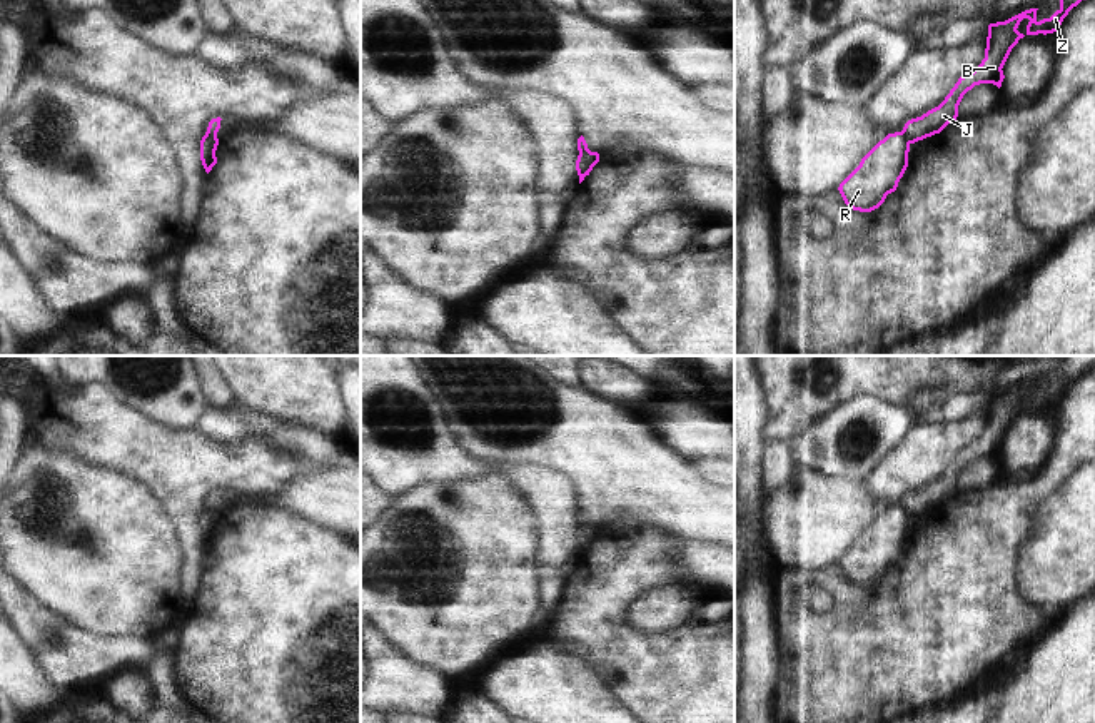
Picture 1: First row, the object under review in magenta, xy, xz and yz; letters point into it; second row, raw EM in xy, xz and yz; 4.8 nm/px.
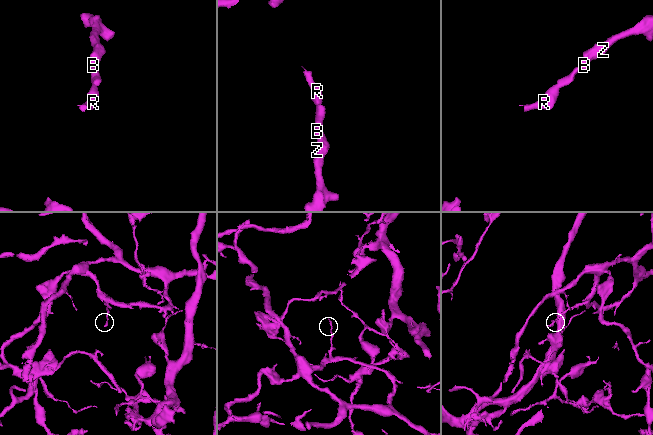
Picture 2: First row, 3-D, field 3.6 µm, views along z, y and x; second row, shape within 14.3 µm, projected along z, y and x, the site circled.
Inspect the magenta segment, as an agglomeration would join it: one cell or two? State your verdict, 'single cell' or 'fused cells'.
fused cells

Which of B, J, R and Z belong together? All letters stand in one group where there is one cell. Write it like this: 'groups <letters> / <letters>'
groups B J Z / R

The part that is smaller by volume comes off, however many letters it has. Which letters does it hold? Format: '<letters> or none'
R

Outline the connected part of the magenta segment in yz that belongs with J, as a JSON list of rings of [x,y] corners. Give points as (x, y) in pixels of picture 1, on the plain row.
[[[1070,356],[1057,369],[1060,382],[1050,392],[1038,396],[1038,382],[1030,382],[1005,396],[990,397],[985,432],[981,437],[973,446],[960,451],[938,481],[905,498],[901,506],[906,509],[908,516],[915,518],[940,508],[948,498],[955,496],[963,469],[975,459],[993,458],[1000,463],[1005,453],[1002,442],[1018,414],[1025,409],[1047,409],[1057,406],[1068,386],[1082,374],[1087,374],[1093,364],[1095,356]]]

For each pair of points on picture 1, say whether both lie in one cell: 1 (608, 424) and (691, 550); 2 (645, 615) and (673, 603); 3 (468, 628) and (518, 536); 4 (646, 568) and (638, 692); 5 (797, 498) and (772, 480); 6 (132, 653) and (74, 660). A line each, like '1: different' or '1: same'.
1: different
2: same
3: same
4: same
5: different
6: same

